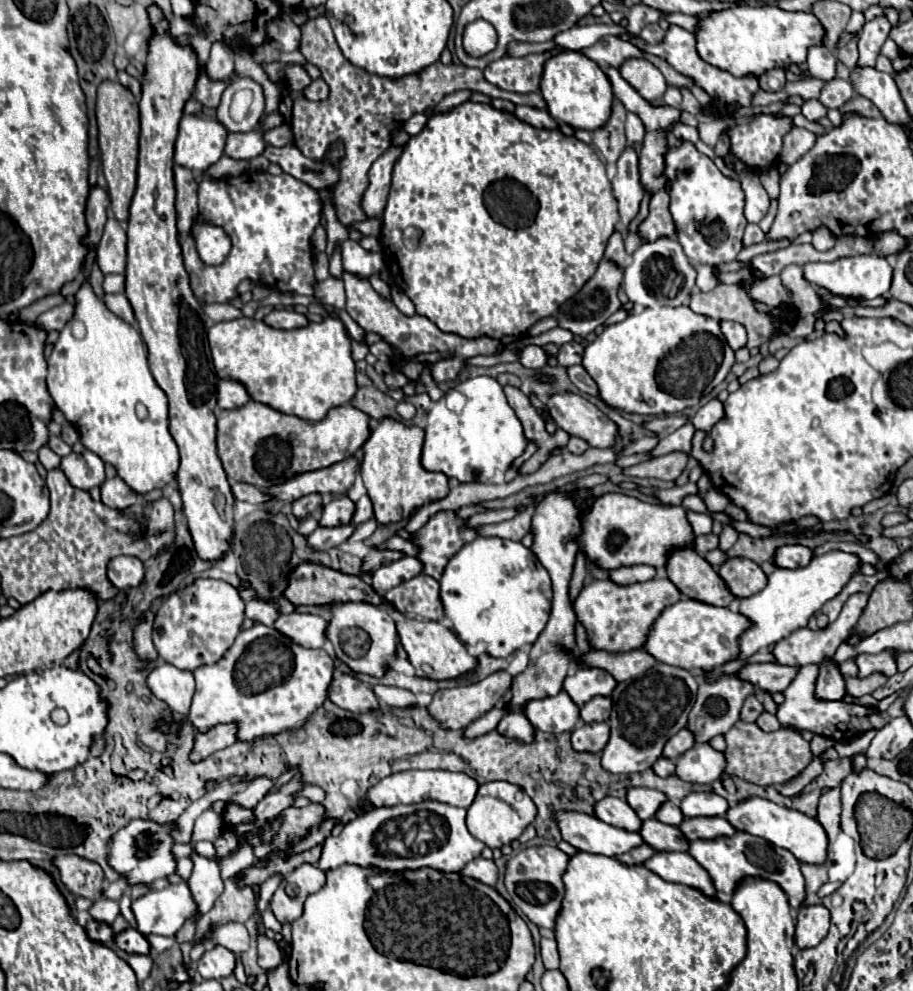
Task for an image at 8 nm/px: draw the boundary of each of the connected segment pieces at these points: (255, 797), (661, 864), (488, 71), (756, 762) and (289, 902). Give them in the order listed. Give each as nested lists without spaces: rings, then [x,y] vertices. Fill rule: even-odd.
[[[259,777],[255,779],[243,793],[237,793],[233,795],[231,799],[237,799],[237,803],[245,803],[245,807],[255,807],[263,797],[265,793],[271,791],[271,787],[275,785],[275,779],[269,779],[269,777]]]
[[[661,851],[661,853],[655,853],[649,861],[645,861],[645,867],[657,873],[665,881],[693,887],[711,899],[717,897],[713,879],[689,853]]]
[[[551,49],[545,53],[531,53],[525,57],[501,57],[485,67],[485,79],[505,91],[533,93],[539,91],[539,81],[543,75],[543,65],[549,57],[557,55],[561,49]]]
[[[737,721],[729,733],[725,733],[727,749],[725,749],[725,759],[727,759],[727,775],[735,775],[747,783],[755,785],[783,785],[789,779],[797,777],[813,759],[809,743],[791,729],[779,729],[773,733],[765,733],[757,727],[757,723],[745,723]],[[801,747],[807,747],[807,755]]]
[[[301,865],[283,877],[271,899],[271,911],[281,923],[293,923],[303,913],[305,899],[325,885],[325,873],[315,865]]]

